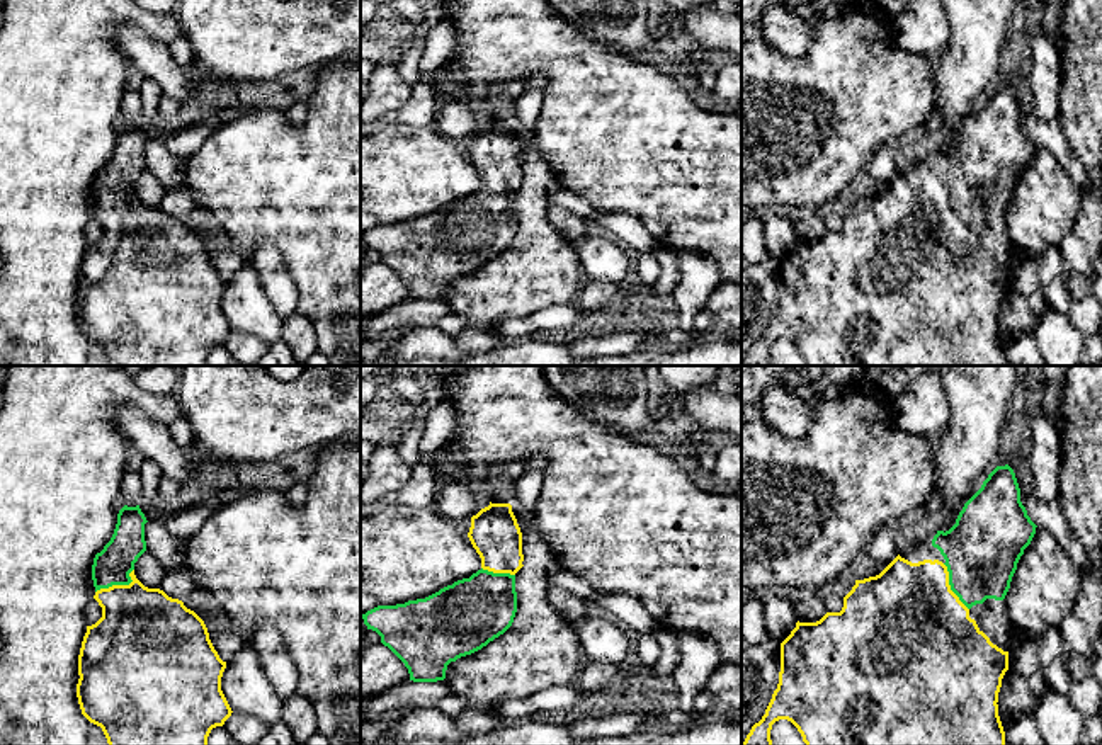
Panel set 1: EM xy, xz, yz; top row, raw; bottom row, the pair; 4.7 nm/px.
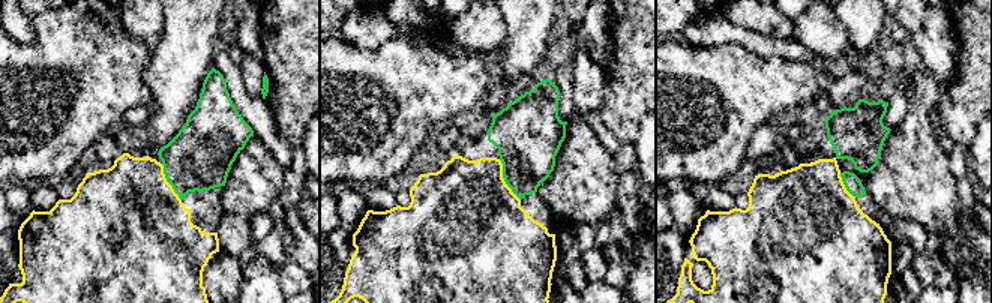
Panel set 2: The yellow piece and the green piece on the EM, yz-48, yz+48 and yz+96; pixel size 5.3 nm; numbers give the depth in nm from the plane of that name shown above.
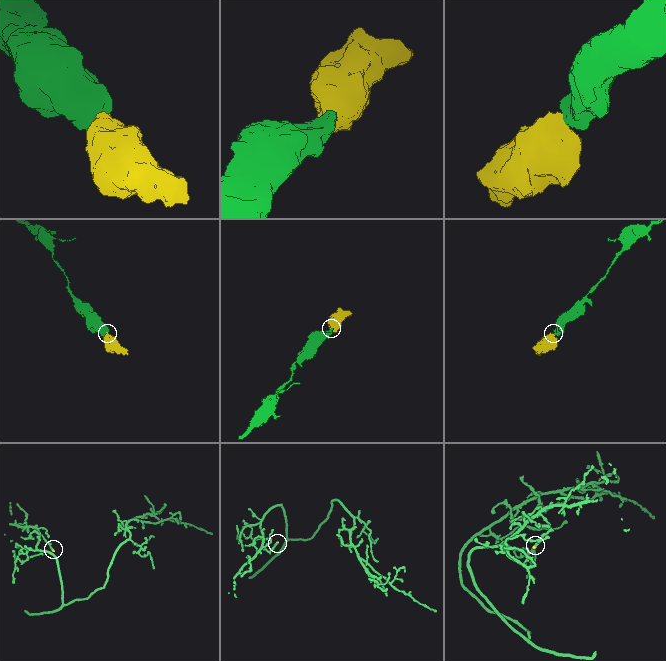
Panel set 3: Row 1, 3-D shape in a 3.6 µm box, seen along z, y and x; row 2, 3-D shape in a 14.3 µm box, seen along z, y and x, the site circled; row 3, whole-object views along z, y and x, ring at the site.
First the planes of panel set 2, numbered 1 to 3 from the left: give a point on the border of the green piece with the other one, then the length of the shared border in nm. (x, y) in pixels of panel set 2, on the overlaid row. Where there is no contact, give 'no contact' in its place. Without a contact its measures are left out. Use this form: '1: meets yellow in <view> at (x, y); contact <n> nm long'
1: meets yellow in yz-48 at (167, 182); contact 220 nm long
2: meets yellow in yz+48 at (503, 180); contact 260 nm long
3: meets yellow in yz+96 at (844, 186); contact 160 nm long

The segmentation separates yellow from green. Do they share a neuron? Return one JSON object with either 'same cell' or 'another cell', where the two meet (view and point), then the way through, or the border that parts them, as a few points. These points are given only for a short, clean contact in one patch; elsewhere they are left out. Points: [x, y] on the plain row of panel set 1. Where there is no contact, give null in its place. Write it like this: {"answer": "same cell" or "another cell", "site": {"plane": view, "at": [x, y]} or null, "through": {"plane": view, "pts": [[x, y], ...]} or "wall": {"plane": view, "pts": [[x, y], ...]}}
{"answer": "same cell", "site": {"plane": "xy", "at": [119, 204]}, "through": {"plane": "xy", "pts": [[142, 252], [119, 213], [119, 204], [113, 184]]}}

